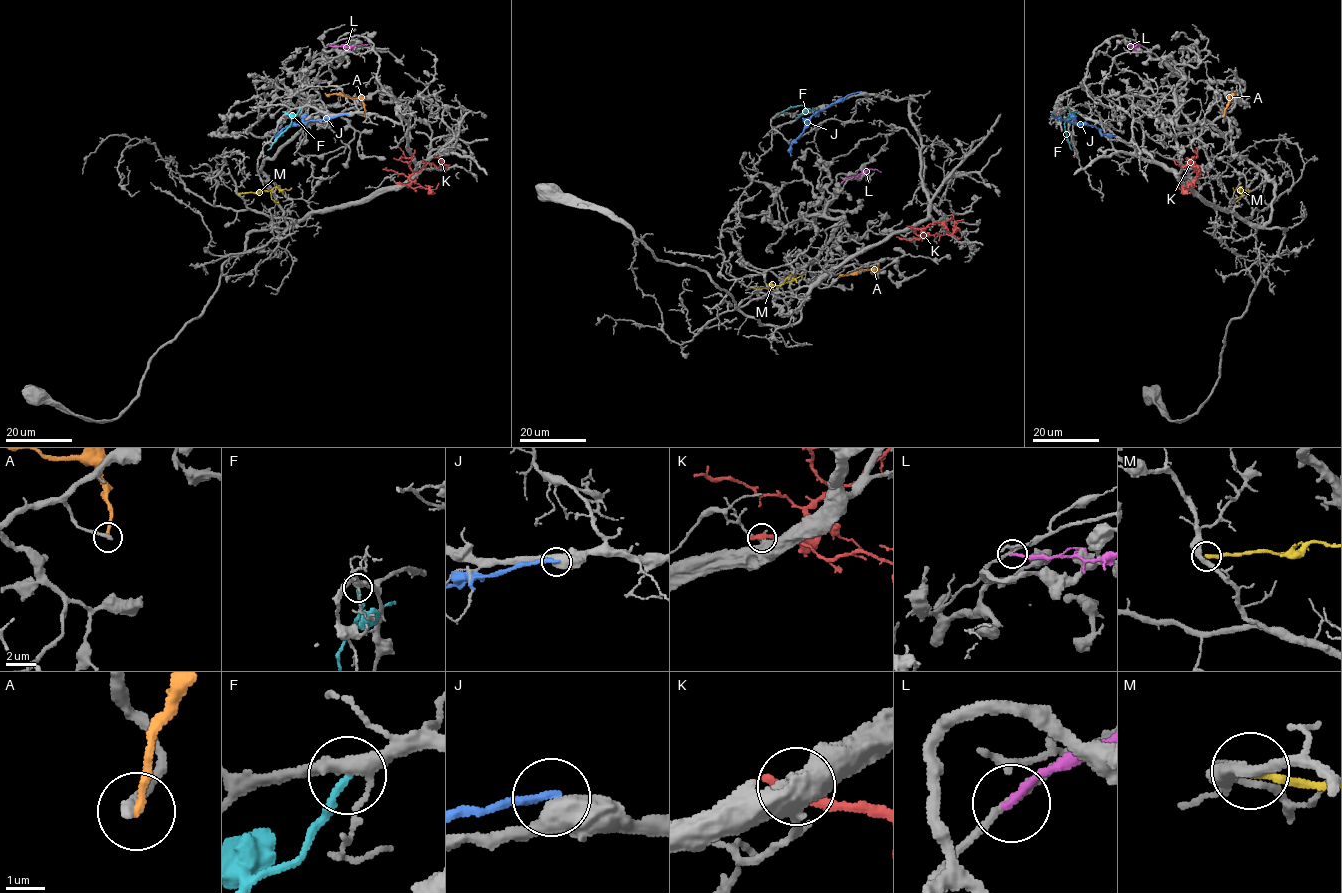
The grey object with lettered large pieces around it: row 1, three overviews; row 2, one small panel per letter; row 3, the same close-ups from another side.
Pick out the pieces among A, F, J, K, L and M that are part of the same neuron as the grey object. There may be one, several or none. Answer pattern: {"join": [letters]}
{"join": []}

